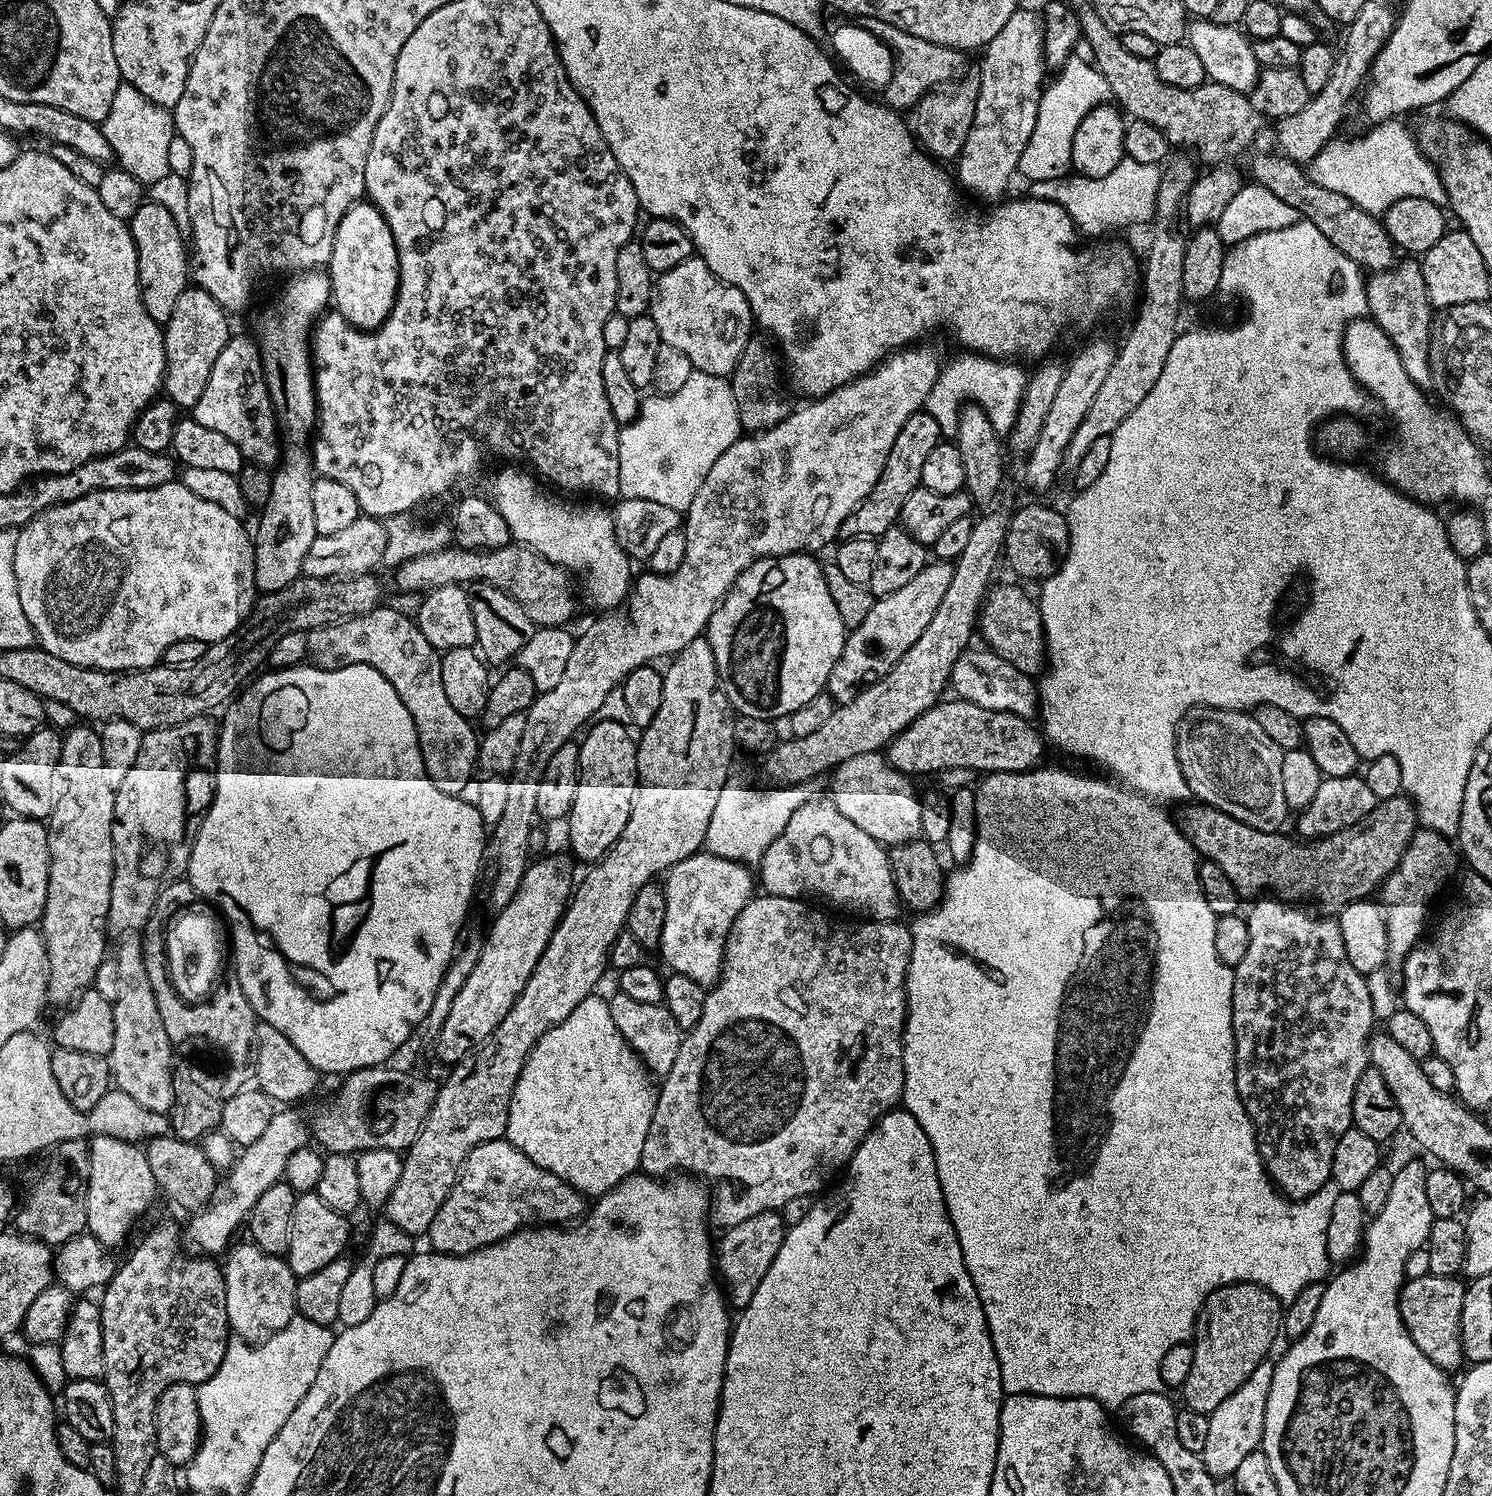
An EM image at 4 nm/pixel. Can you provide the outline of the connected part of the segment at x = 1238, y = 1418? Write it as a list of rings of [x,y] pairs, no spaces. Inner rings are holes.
[[[1271,1359],[1254,1366],[1254,1374],[1222,1402],[1214,1411],[1208,1413],[1210,1430],[1203,1450],[1204,1465],[1211,1476],[1217,1478],[1235,1477],[1238,1466],[1246,1459],[1246,1454],[1257,1451],[1264,1439],[1264,1423],[1266,1422],[1266,1398],[1270,1398],[1270,1382],[1274,1382],[1275,1363]]]

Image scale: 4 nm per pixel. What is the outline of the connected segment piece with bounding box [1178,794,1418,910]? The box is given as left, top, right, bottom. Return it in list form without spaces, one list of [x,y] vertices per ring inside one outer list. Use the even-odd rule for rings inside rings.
[[[1404,794],[1377,802],[1374,810],[1366,814],[1366,818],[1354,822],[1354,826],[1346,830],[1338,830],[1338,834],[1321,836],[1318,840],[1307,842],[1300,838],[1291,840],[1288,836],[1280,836],[1279,831],[1254,830],[1254,826],[1246,826],[1246,822],[1238,822],[1238,818],[1230,818],[1230,814],[1211,808],[1209,804],[1191,803],[1185,803],[1185,808],[1178,815],[1181,834],[1193,844],[1203,859],[1218,862],[1218,866],[1222,866],[1226,878],[1230,878],[1234,890],[1241,898],[1259,897],[1267,893],[1264,891],[1269,888],[1272,891],[1269,893],[1275,894],[1281,901],[1300,902],[1296,900],[1316,896],[1322,907],[1333,910],[1342,909],[1355,900],[1369,899],[1396,869],[1402,854],[1418,831],[1416,806]]]

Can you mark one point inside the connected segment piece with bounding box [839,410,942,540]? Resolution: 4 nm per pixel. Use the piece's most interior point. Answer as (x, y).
(880, 511)

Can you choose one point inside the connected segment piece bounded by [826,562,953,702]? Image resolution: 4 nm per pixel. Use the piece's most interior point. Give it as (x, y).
(895, 622)

